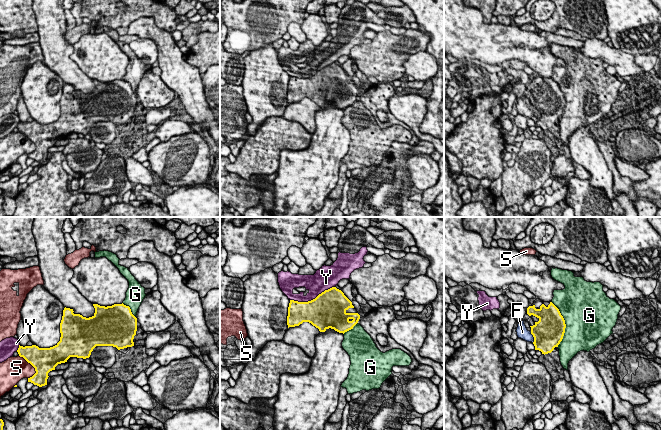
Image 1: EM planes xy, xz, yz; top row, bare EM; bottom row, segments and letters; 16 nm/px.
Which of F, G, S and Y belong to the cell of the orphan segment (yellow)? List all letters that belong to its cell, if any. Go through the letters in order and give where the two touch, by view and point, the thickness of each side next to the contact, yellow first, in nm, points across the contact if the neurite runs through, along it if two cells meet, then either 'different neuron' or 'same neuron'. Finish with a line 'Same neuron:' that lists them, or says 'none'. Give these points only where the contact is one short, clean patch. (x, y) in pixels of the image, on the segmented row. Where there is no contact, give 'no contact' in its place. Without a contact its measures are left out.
F: meets yellow in yz at (533, 336); 500 nm thick on the yellow side, 190 nm on the other; runs through yz (548, 332), (533, 336), (527, 336), (522, 332); same neuron
G: meets yellow in yz at (565, 324); 460 nm thick on the yellow side, 500 nm on the other; different neuron
S: meets yellow in xy at (32, 365); 400 nm thick on the yellow side, 380 nm on the other; different neuron
Y: meets yellow in xz at (313, 299); 500 nm thick on the yellow side, 320 nm on the other; different neuron
Same neuron: F

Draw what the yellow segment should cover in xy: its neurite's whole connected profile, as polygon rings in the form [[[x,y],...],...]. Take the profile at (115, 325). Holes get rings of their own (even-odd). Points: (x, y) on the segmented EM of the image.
[[[93,304],[95,313],[86,318],[74,314],[73,309],[64,308],[60,323],[60,341],[50,348],[36,345],[20,346],[17,350],[34,368],[36,373],[28,382],[39,387],[47,385],[48,373],[70,357],[89,358],[96,346],[113,346],[118,350],[134,346],[137,318],[129,306]]]

